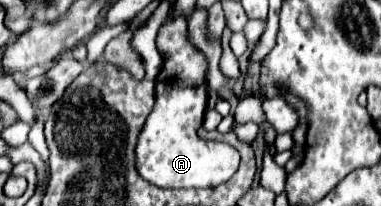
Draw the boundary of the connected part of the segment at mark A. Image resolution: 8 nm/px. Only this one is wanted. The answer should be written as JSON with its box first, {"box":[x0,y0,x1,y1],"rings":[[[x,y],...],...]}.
{"box":[137,18,239,188],"rings":[[[187,18],[165,20],[157,32],[163,66],[155,78],[155,108],[137,142],[137,172],[161,188],[211,188],[225,184],[239,168],[239,152],[223,142],[203,140],[197,130],[207,108],[207,58],[189,40]]]}

